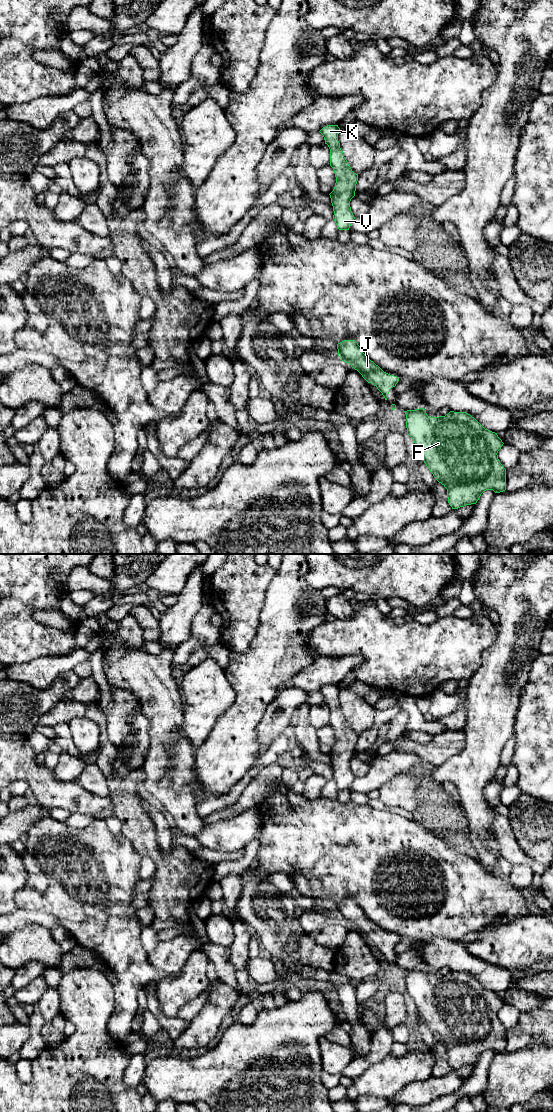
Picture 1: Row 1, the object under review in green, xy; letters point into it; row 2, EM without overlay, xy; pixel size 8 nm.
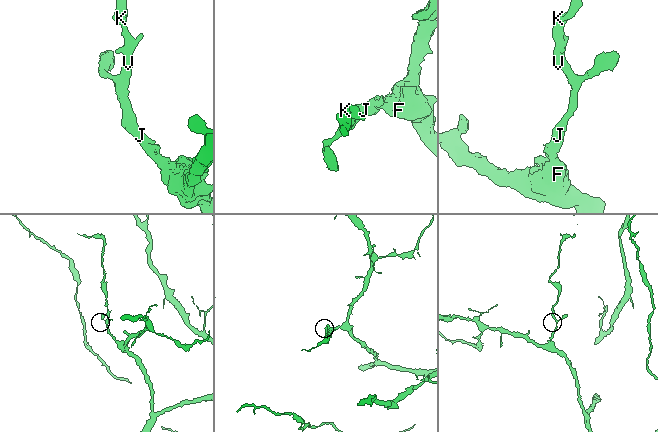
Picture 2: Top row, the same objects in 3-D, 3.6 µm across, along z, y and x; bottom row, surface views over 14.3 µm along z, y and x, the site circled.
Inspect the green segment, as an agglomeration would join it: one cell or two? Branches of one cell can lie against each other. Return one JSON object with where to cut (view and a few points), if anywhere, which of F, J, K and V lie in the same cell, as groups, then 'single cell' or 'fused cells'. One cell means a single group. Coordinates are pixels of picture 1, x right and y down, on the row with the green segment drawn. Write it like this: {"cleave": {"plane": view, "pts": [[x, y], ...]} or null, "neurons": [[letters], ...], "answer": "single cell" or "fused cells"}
{"cleave": null, "neurons": [["F", "J", "K", "V"]], "answer": "single cell"}

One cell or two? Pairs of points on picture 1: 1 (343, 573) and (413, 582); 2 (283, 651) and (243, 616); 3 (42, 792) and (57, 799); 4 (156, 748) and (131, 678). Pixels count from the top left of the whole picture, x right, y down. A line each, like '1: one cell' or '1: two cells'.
1: one cell
2: two cells
3: one cell
4: one cell

